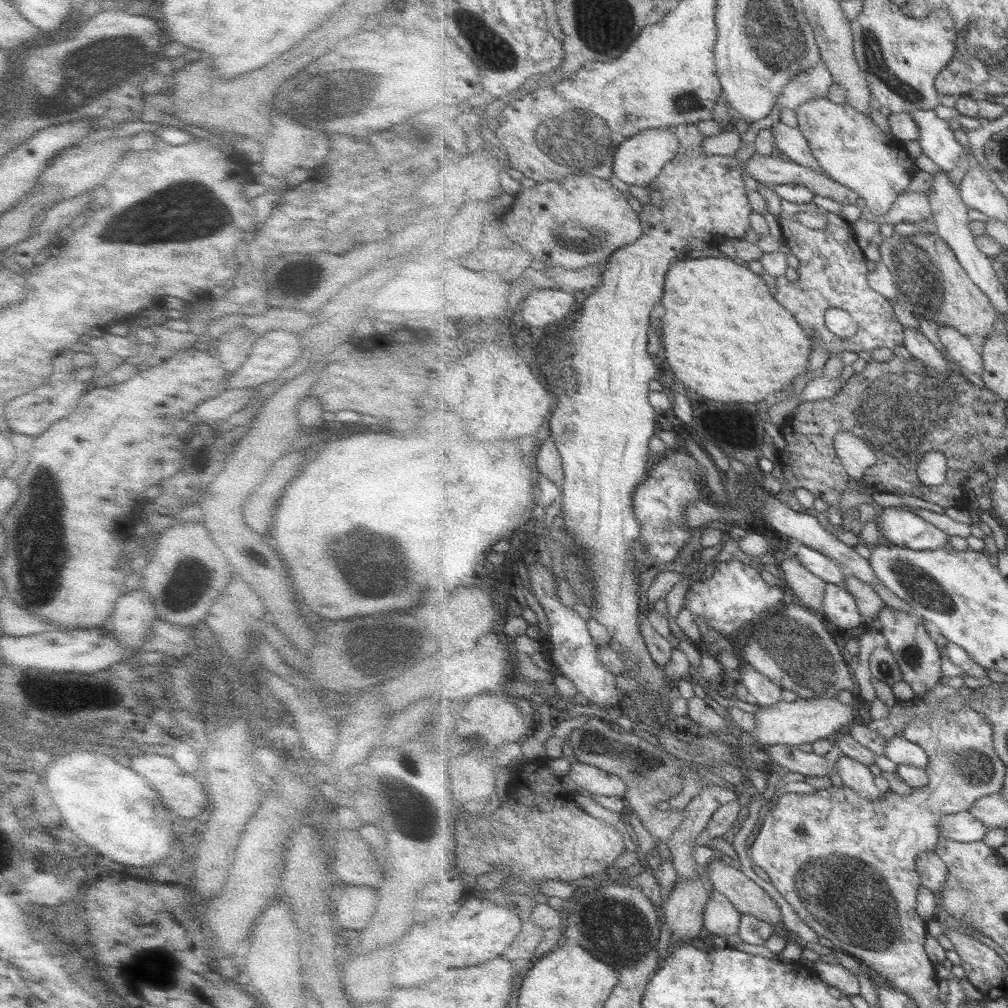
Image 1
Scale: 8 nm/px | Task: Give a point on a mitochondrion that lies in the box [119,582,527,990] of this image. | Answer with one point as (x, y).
(188, 691)

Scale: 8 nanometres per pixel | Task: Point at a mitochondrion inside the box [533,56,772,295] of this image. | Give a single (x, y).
(576, 138)

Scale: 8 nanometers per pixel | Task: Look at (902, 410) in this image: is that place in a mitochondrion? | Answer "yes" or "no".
yes

